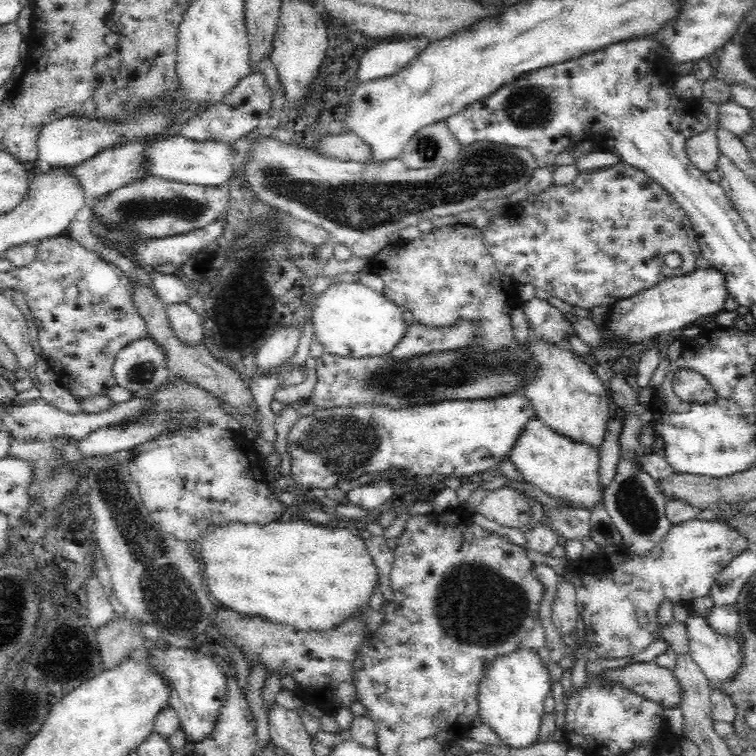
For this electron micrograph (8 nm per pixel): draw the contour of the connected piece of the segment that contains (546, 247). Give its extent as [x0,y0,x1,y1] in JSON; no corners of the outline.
[482,162,701,309]

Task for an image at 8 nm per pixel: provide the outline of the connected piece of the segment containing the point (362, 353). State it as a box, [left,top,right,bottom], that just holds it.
[310,282,407,359]

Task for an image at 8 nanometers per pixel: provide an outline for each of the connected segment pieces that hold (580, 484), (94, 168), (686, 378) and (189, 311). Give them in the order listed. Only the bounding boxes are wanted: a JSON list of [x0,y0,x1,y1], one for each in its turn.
[[509,414,603,511],[65,142,145,204],[672,369,718,404],[165,301,203,345]]

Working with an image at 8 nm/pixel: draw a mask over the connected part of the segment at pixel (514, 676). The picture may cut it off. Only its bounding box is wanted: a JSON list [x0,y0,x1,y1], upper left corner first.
[478,645,552,748]

